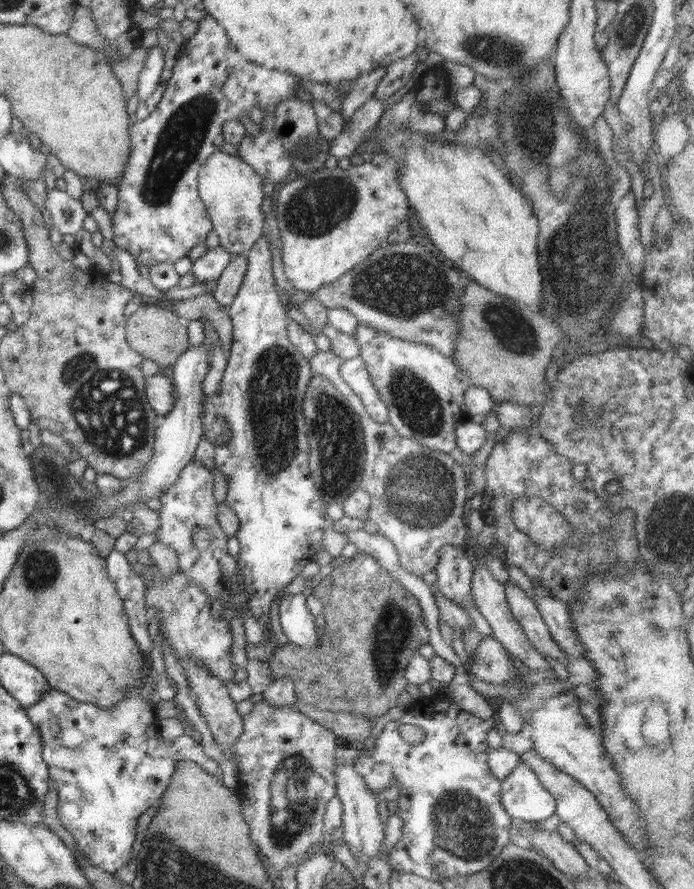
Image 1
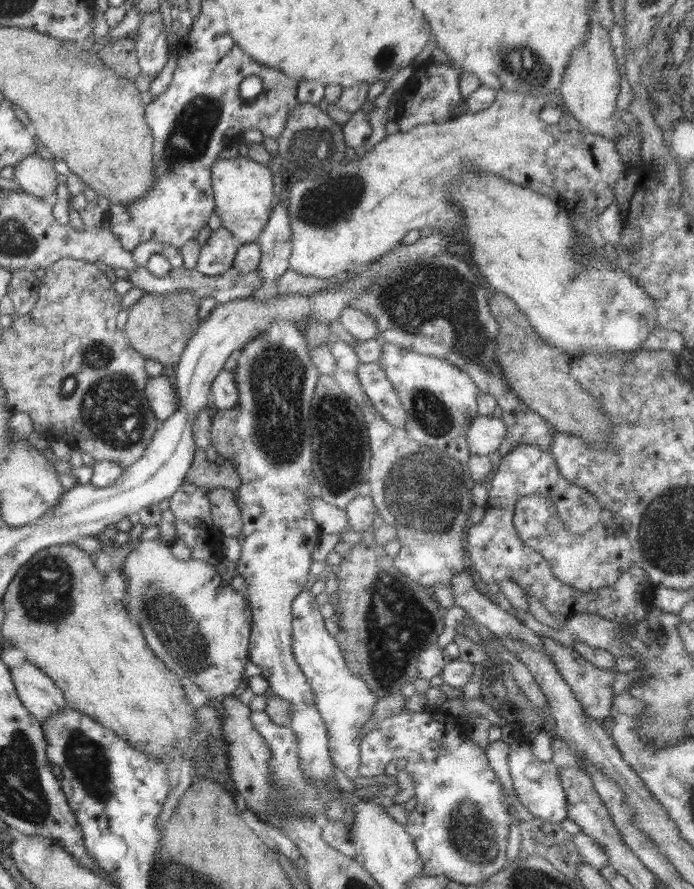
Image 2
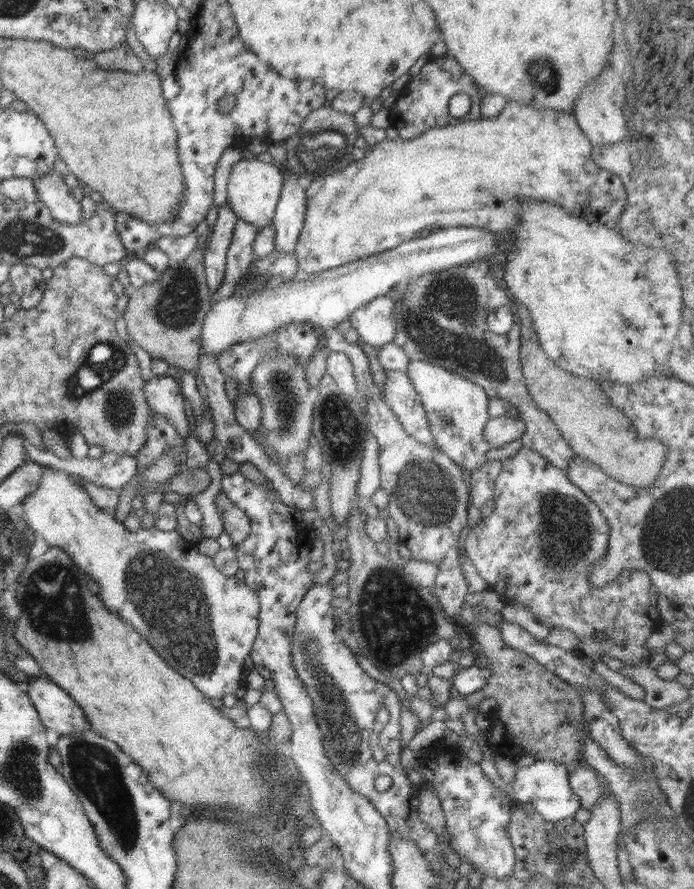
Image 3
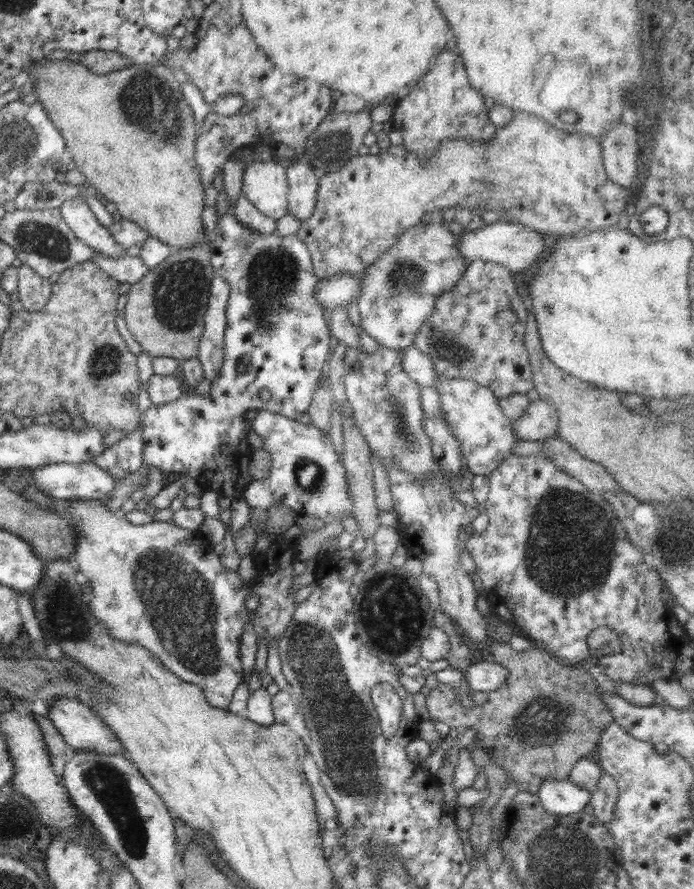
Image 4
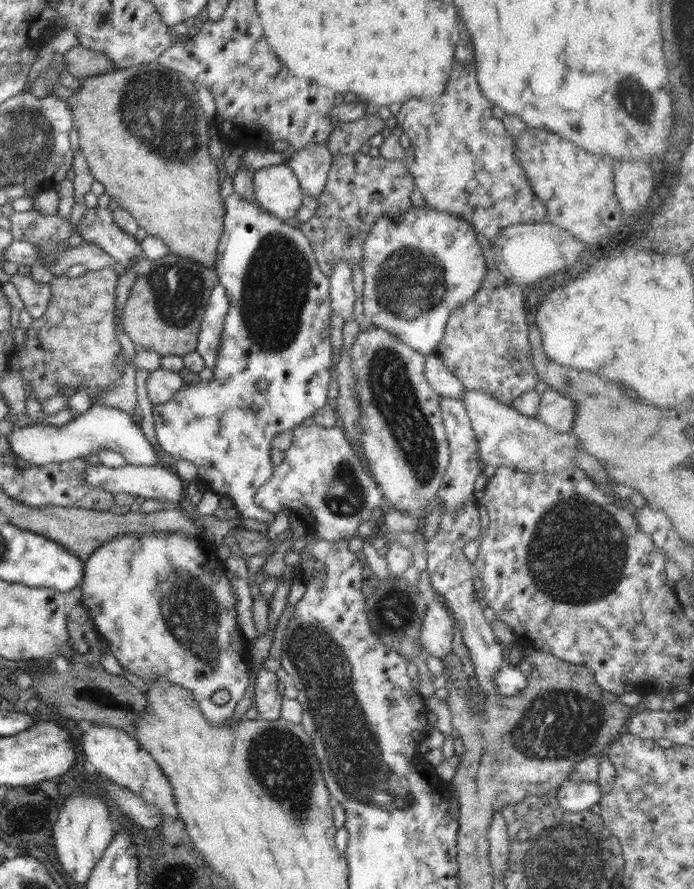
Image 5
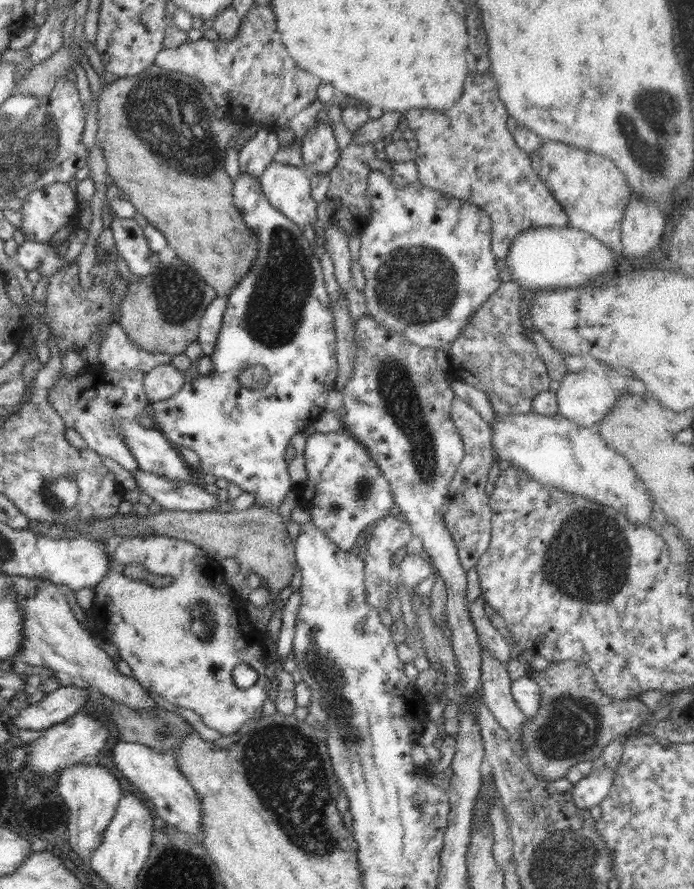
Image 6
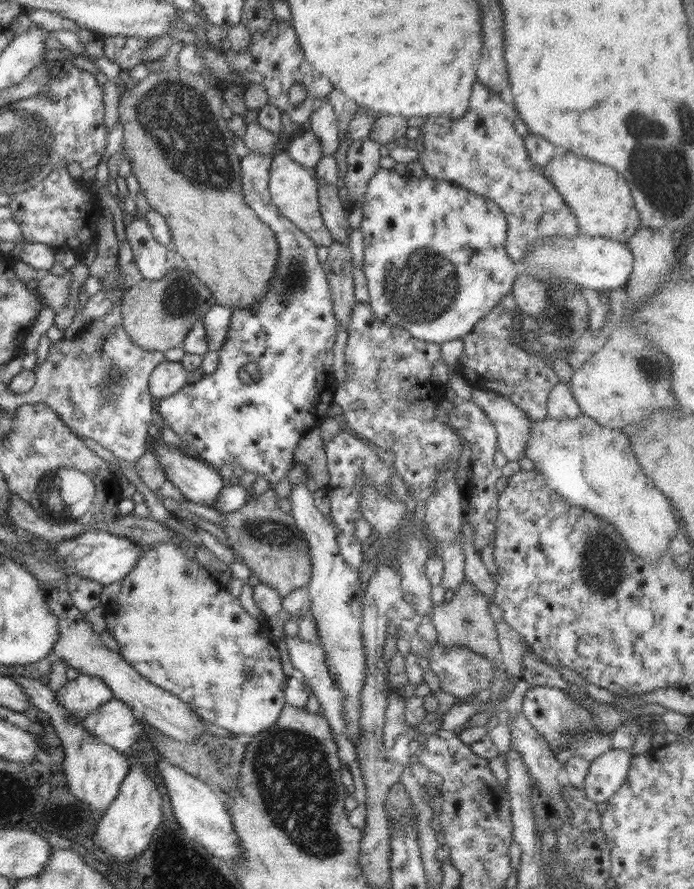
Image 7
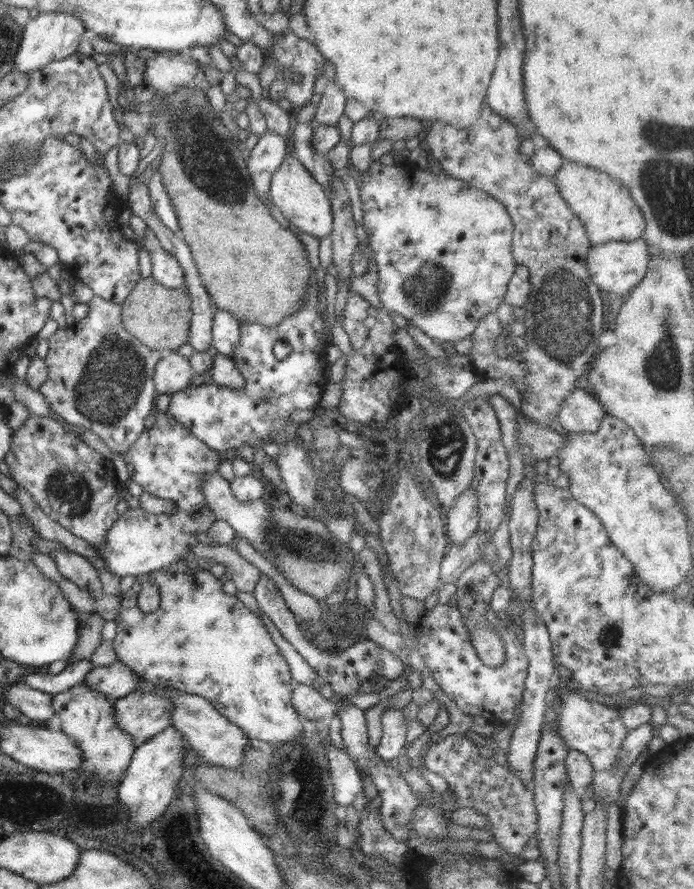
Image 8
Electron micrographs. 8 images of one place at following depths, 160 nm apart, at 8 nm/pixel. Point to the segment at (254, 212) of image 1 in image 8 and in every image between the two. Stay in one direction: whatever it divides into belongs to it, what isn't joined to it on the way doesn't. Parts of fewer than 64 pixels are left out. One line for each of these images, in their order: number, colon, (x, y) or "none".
2: (243, 189)
3: (254, 187)
4: (265, 184)
5: (276, 189)
6: (287, 188)
7: (293, 188)
8: (301, 199)

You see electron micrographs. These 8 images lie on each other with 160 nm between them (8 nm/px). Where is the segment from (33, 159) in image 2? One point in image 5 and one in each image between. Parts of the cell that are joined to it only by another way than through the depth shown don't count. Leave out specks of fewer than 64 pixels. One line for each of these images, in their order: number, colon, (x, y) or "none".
3: (54, 190)
4: (76, 213)
5: (97, 226)

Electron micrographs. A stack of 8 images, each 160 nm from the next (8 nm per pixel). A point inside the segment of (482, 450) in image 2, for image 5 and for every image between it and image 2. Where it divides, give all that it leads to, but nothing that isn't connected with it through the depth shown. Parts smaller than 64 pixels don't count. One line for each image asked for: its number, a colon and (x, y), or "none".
3: (501, 430)
4: (540, 420)
5: (557, 410)

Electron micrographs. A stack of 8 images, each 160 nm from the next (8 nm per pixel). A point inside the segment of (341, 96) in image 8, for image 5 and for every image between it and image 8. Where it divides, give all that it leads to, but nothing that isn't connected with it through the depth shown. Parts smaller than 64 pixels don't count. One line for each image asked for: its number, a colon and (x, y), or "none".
5: (311, 165)
6: (319, 150)
7: (324, 123)

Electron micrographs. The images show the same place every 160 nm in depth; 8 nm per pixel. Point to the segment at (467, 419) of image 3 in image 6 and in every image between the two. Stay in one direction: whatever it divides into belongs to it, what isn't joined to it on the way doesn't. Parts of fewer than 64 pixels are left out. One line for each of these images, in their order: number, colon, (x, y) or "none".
4: (485, 434)
5: (505, 437)
6: (554, 451)

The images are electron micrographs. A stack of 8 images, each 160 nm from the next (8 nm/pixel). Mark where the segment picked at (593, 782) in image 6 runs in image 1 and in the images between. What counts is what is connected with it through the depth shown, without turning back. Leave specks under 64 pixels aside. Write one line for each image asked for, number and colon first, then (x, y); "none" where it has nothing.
1: (523, 797)
2: (536, 783)
3: (545, 785)
4: (557, 795)
5: (578, 796)

